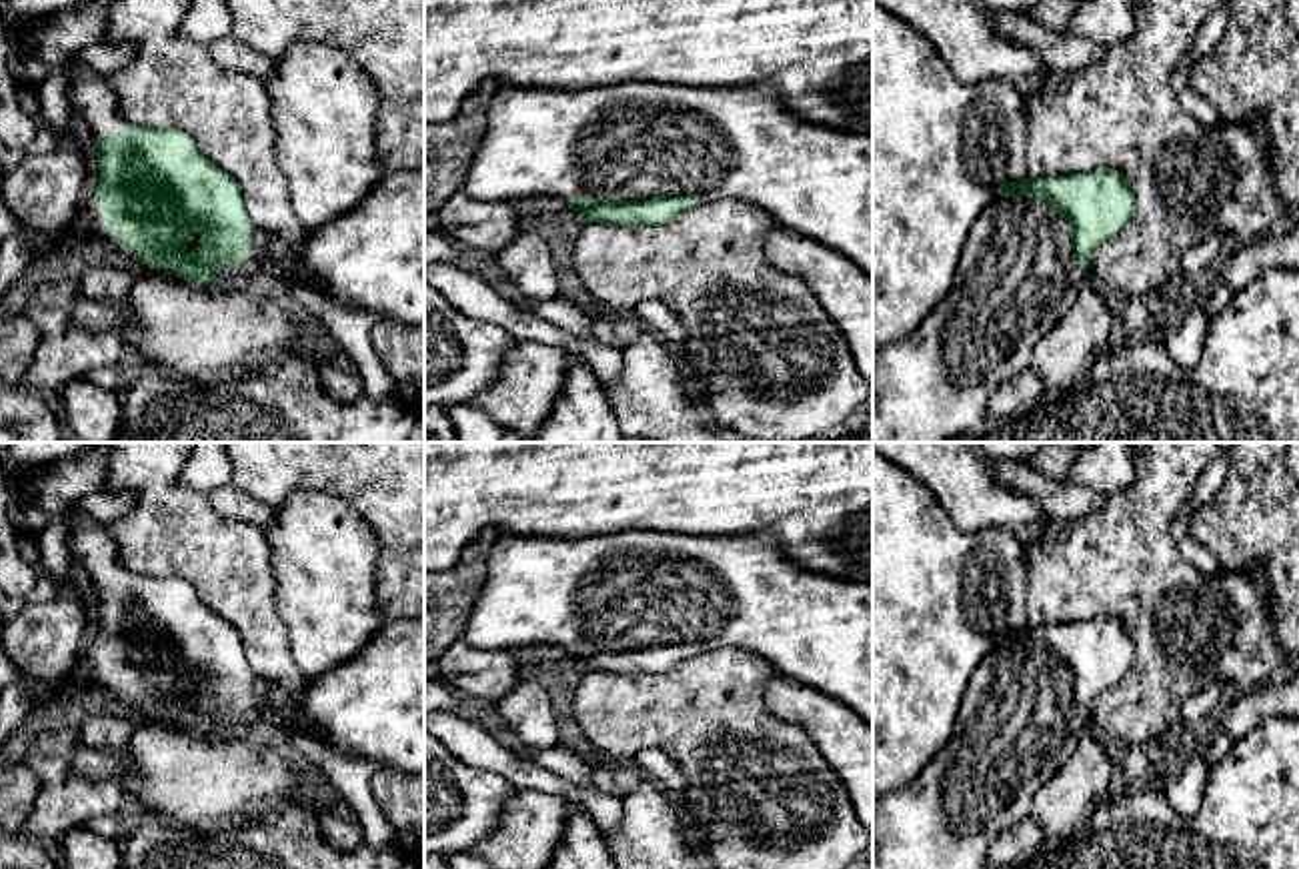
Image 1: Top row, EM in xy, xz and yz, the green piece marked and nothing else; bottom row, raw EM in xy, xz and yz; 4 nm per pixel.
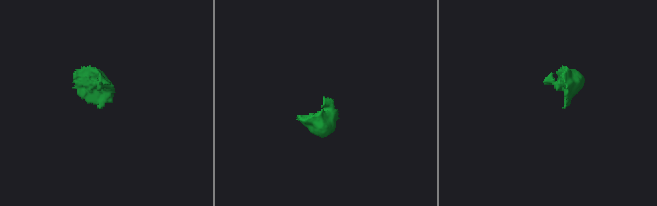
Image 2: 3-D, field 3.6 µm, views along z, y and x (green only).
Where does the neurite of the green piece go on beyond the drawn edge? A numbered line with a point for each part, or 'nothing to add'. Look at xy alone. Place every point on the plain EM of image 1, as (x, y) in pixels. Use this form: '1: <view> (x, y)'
1: xy (87, 671)

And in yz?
1: yz (1017, 725)

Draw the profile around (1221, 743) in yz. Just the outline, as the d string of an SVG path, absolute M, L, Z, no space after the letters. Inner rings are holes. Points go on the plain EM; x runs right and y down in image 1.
M1213 723L1211 745L1207 747L1203 757L1213 767L1227 757L1233 745L1235 741L1227 735L1227 731L1219 723Z

